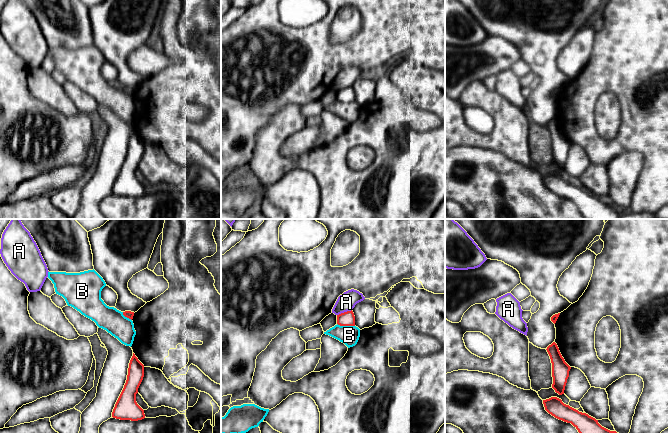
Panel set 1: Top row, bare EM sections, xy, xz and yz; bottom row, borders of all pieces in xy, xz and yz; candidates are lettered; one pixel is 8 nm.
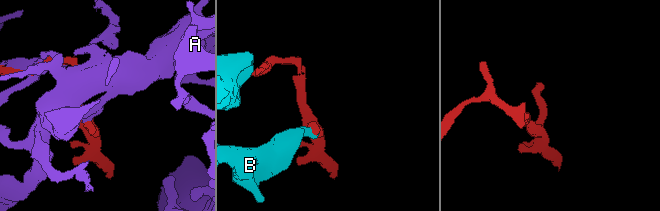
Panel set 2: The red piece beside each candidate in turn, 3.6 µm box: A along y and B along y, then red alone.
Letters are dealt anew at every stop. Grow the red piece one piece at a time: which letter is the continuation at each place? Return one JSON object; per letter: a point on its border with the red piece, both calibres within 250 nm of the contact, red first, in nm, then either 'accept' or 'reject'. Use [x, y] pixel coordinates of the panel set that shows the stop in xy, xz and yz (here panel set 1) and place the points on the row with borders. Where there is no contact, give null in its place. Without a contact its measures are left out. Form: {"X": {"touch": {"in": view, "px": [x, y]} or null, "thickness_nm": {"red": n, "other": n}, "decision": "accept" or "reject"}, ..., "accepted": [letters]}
{"A": {"touch": {"in": "xz", "px": [344, 312]}, "thickness_nm": {"red": 110, "other": 140}, "decision": "reject"}, "B": {"touch": {"in": "xz", "px": [346, 325]}, "thickness_nm": {"red": 110, "other": 160}, "decision": "reject"}, "accepted": []}

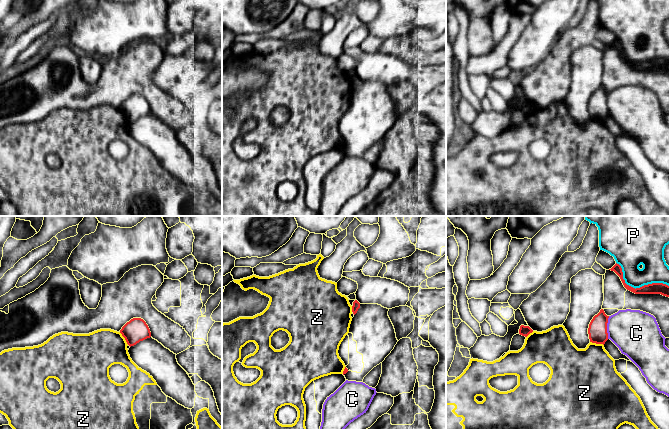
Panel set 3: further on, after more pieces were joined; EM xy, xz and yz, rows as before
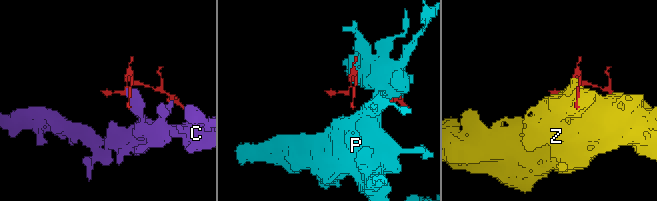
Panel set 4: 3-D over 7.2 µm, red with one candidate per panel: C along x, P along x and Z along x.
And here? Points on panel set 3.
{"C": {"touch": {"in": "yz", "px": [606, 327]}, "thickness_nm": {"red": 150, "other": 360}, "decision": "reject"}, "P": {"touch": {"in": "yz", "px": [637, 288]}, "thickness_nm": {"red": 100, "other": 200}, "decision": "reject"}, "Z": {"touch": {"in": "yz", "px": [597, 343]}, "thickness_nm": {"red": 150, "other": 420}, "decision": "reject"}, "accepted": []}

